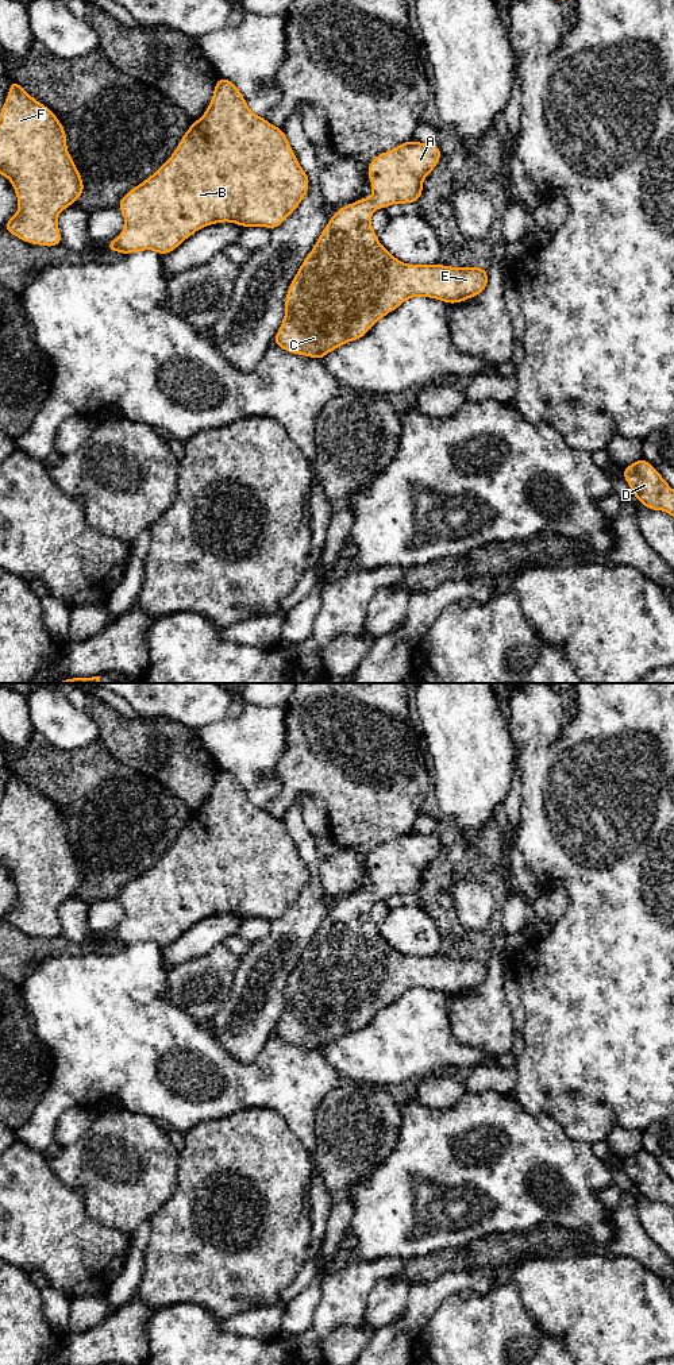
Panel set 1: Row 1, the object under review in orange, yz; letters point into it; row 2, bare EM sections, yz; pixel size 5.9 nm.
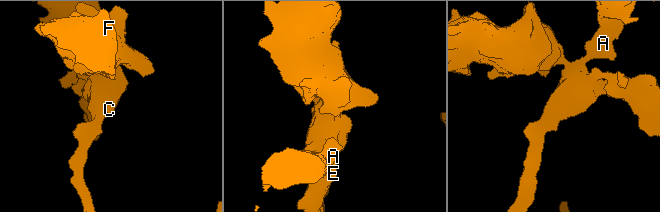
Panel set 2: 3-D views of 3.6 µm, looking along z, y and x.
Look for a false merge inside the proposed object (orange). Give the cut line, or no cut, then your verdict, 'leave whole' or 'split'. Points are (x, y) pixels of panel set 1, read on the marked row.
cut none; leave whole

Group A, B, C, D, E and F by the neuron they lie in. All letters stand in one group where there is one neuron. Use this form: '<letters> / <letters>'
A B C D E F

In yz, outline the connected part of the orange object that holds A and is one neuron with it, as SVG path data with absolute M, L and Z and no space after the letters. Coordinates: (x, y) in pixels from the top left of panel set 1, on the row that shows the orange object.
M412 139L371 159L367 166L371 197L362 197L332 215L289 285L285 316L271 343L288 352L321 360L338 347L363 338L373 324L408 298L428 297L459 304L486 289L489 275L485 267L404 263L378 242L370 225L375 209L417 203L423 196L424 178L440 158L436 143Z

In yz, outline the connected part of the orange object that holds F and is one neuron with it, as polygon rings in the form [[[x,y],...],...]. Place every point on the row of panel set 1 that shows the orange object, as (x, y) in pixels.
[[[9,80],[9,92],[0,111],[0,174],[11,181],[19,203],[4,231],[30,244],[62,244],[57,217],[74,205],[85,186],[68,151],[63,126],[50,108],[31,97],[15,80]]]

